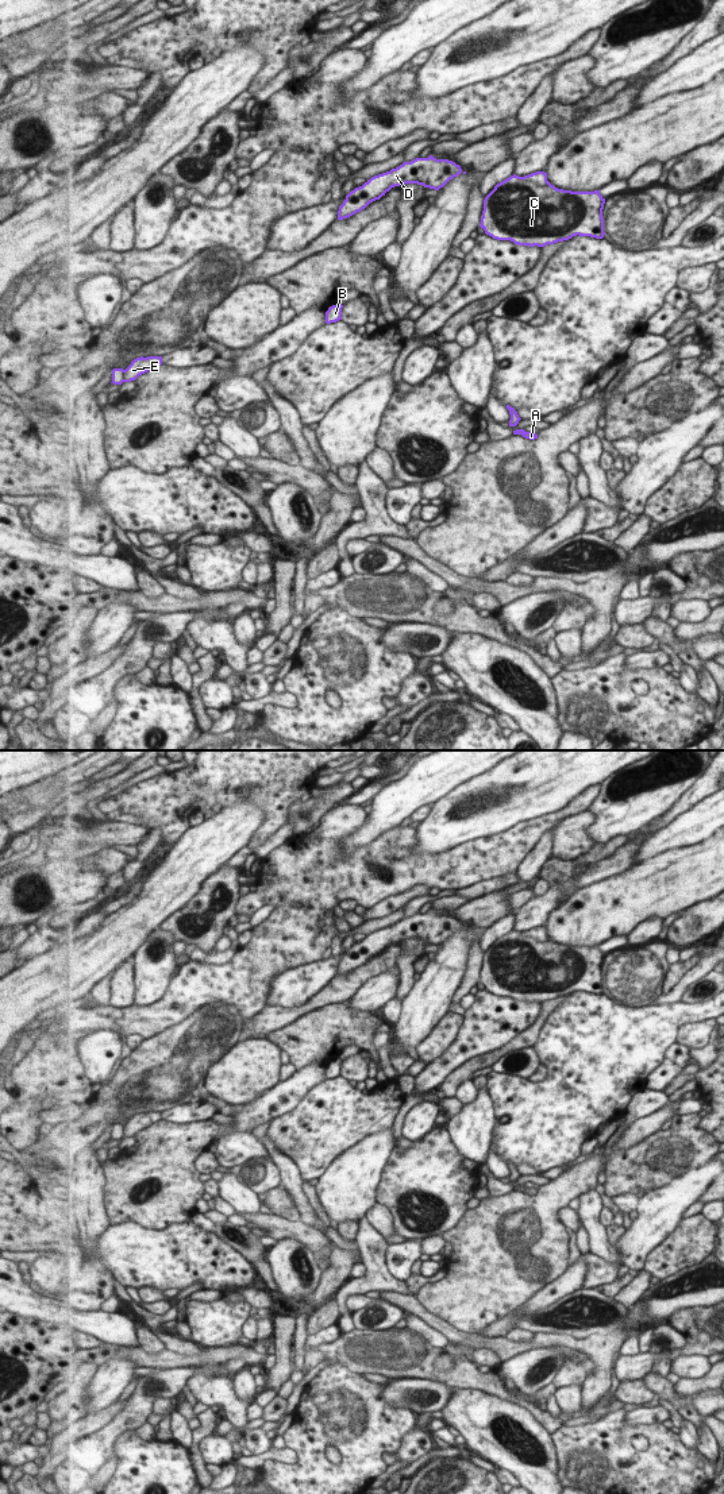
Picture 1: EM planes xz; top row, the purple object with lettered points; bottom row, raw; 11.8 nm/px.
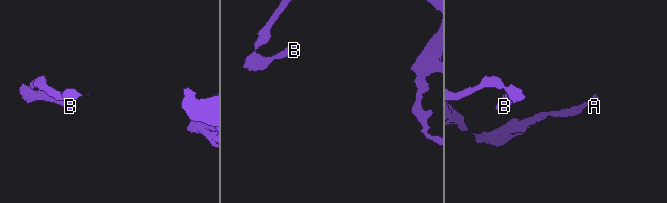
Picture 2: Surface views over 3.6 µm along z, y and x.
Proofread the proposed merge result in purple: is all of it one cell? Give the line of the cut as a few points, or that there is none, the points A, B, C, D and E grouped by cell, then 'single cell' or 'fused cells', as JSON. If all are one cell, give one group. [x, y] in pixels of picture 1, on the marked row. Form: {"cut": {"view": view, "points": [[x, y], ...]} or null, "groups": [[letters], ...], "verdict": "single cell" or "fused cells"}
{"cut": {"view": "xz", "points": [[126, 370], [123, 381]]}, "groups": [["A", "B", "C", "D"], ["E"]], "verdict": "fused cells"}

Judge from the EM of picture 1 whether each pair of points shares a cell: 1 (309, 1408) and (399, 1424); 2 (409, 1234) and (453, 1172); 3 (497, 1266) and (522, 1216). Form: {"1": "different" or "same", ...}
{"1": "same", "2": "same", "3": "same"}

